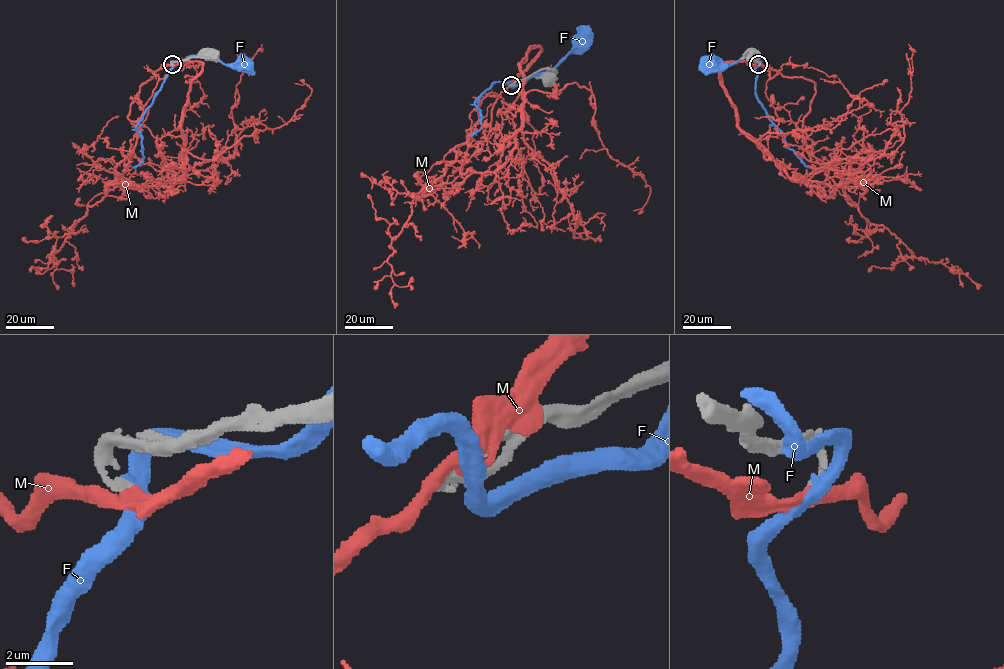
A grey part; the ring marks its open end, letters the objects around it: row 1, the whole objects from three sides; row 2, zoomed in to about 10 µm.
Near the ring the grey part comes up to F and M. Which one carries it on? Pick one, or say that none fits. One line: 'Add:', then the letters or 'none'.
Add: M

